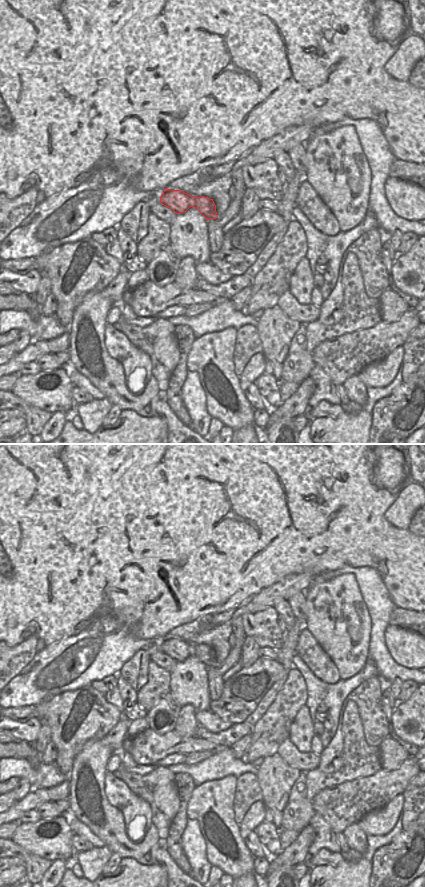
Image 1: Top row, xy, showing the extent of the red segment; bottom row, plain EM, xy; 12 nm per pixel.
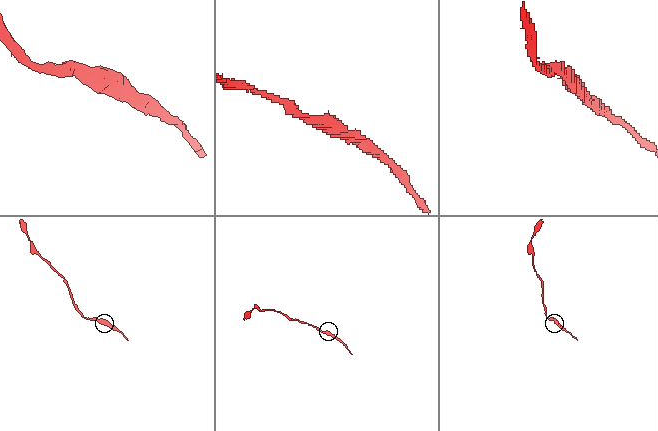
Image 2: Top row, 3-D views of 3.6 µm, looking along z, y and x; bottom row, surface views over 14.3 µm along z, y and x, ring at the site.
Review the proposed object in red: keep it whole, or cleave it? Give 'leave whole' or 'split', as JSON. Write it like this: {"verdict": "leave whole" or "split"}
{"verdict": "leave whole"}

